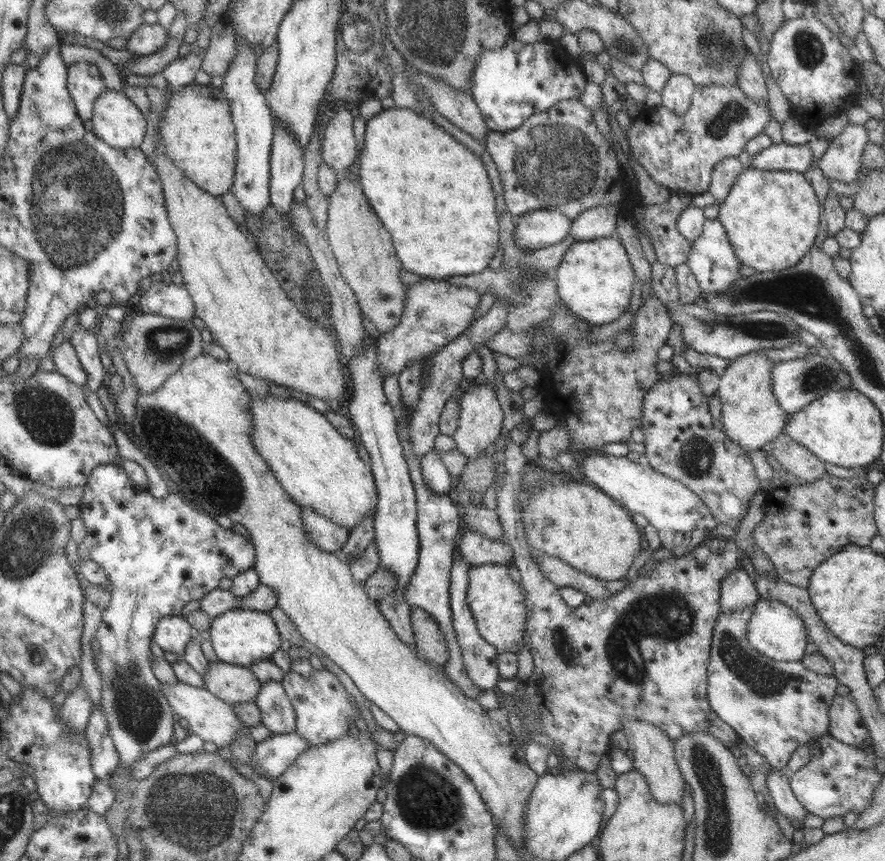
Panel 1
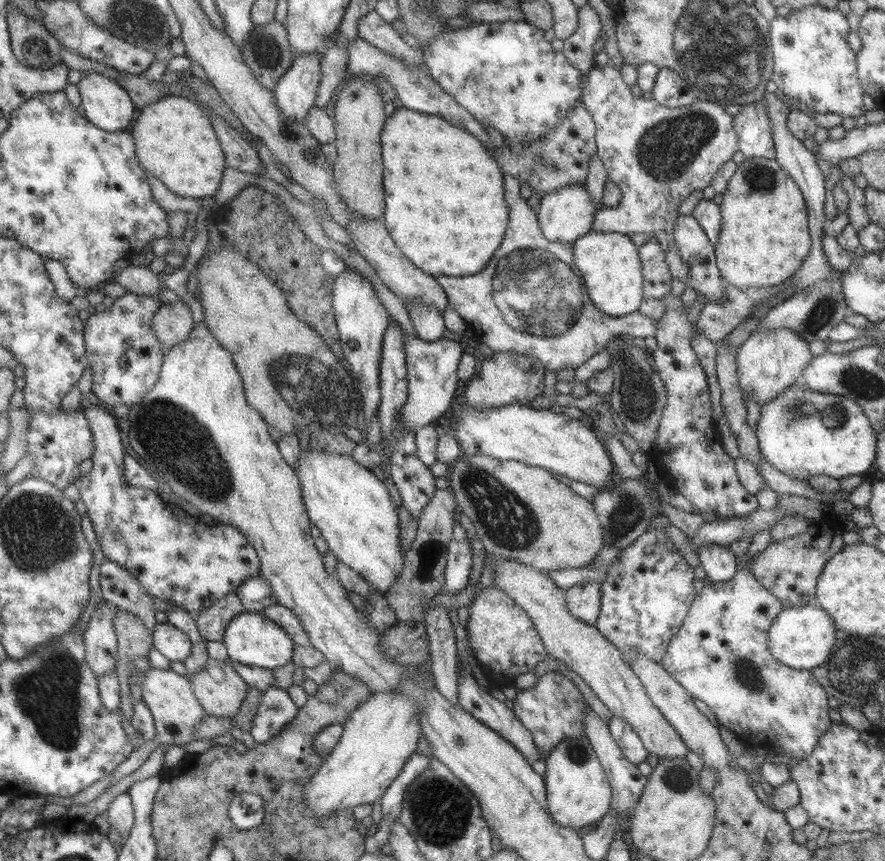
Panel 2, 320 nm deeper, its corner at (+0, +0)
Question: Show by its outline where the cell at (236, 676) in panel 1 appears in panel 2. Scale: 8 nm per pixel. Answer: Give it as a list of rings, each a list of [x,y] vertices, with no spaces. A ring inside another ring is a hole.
[[[212,658],[201,672],[187,678],[204,714],[215,718],[233,719],[249,690],[231,663]]]

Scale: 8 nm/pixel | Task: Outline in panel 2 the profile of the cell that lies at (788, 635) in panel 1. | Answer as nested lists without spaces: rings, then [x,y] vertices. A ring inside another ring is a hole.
[[[795,606],[782,608],[770,624],[768,645],[773,658],[795,670],[811,671],[821,666],[836,643],[835,625],[827,613],[819,606]]]

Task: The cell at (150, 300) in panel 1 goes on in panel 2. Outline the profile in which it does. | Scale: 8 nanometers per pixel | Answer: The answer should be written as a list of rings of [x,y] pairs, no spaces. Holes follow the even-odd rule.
[[[129,264],[119,270],[119,274],[113,274],[113,282],[119,283],[125,291],[147,297],[157,297],[158,290],[163,284],[149,268],[140,268]]]

